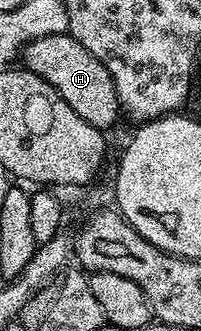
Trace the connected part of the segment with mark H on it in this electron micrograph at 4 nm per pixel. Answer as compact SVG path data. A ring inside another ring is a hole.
M53 34L45 38L37 38L29 42L21 53L22 67L28 68L33 74L45 78L85 122L89 122L94 128L108 130L115 124L115 119L121 116L119 95L115 89L113 78L109 70L81 42L77 42L70 34Z

